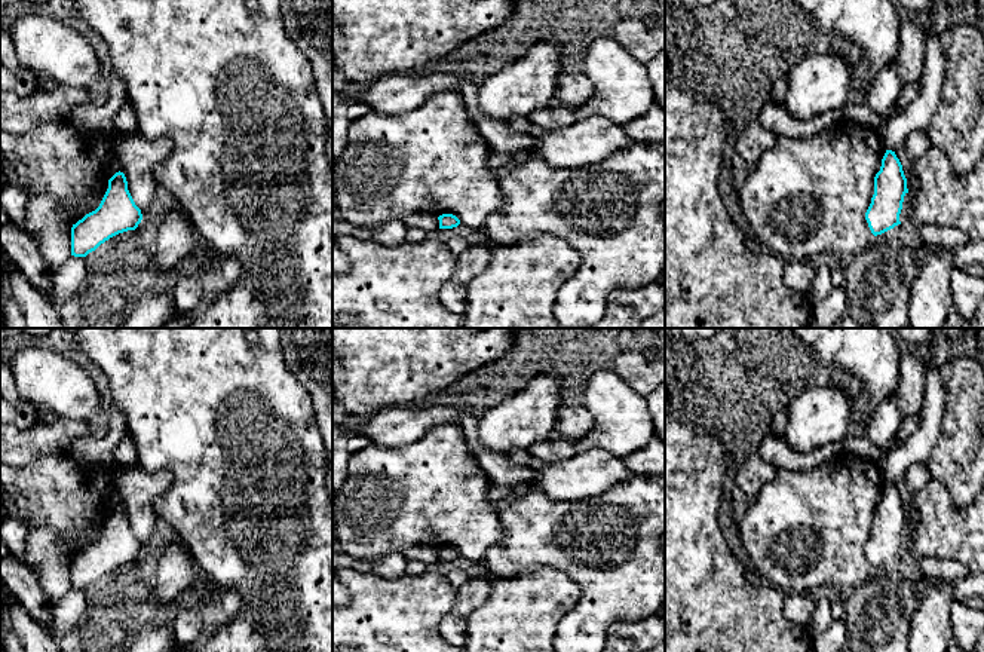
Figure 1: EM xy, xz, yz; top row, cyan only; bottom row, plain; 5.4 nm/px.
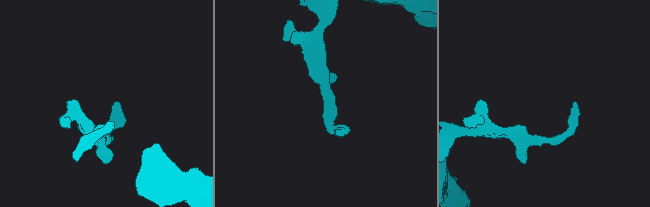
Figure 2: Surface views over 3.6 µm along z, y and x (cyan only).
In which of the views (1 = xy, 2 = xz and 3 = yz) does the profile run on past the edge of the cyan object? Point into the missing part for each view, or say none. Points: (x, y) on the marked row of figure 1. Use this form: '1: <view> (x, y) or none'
1: none
2: none
3: none

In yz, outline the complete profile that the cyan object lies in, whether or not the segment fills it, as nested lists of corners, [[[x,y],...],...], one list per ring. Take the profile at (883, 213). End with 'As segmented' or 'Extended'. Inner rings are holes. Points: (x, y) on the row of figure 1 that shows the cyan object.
[[[886,150],[880,171],[874,177],[871,203],[865,212],[865,220],[874,236],[901,224],[899,214],[907,193],[907,178],[902,165],[895,151]]]. As segmented

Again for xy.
[[[123,172],[108,180],[108,189],[99,206],[71,227],[71,255],[86,257],[110,238],[135,230],[142,220]]]. As segmented

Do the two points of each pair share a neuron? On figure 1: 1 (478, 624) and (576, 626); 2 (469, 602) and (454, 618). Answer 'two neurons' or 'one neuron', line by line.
1: two neurons
2: one neuron

